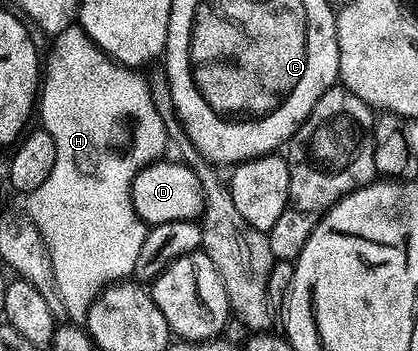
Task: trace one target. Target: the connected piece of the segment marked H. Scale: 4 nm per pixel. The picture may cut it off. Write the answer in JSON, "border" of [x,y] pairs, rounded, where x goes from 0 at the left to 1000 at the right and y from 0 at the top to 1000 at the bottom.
{"border":[[[170,71],[127,103],[120,160],[105,168],[105,211],[96,225],[98,359],[124,379],[134,402],[134,470],[105,521],[67,556],[74,630],[96,658],[124,744],[134,823],[153,858],[158,909],[170,923],[203,923],[225,849],[256,818],[318,786],[335,698],[344,698],[352,638],[325,607],[311,541],[321,507],[356,464],[376,464],[402,422],[392,345],[364,299],[359,239],[321,202],[270,179],[237,125],[208,105],[194,74]]]}

